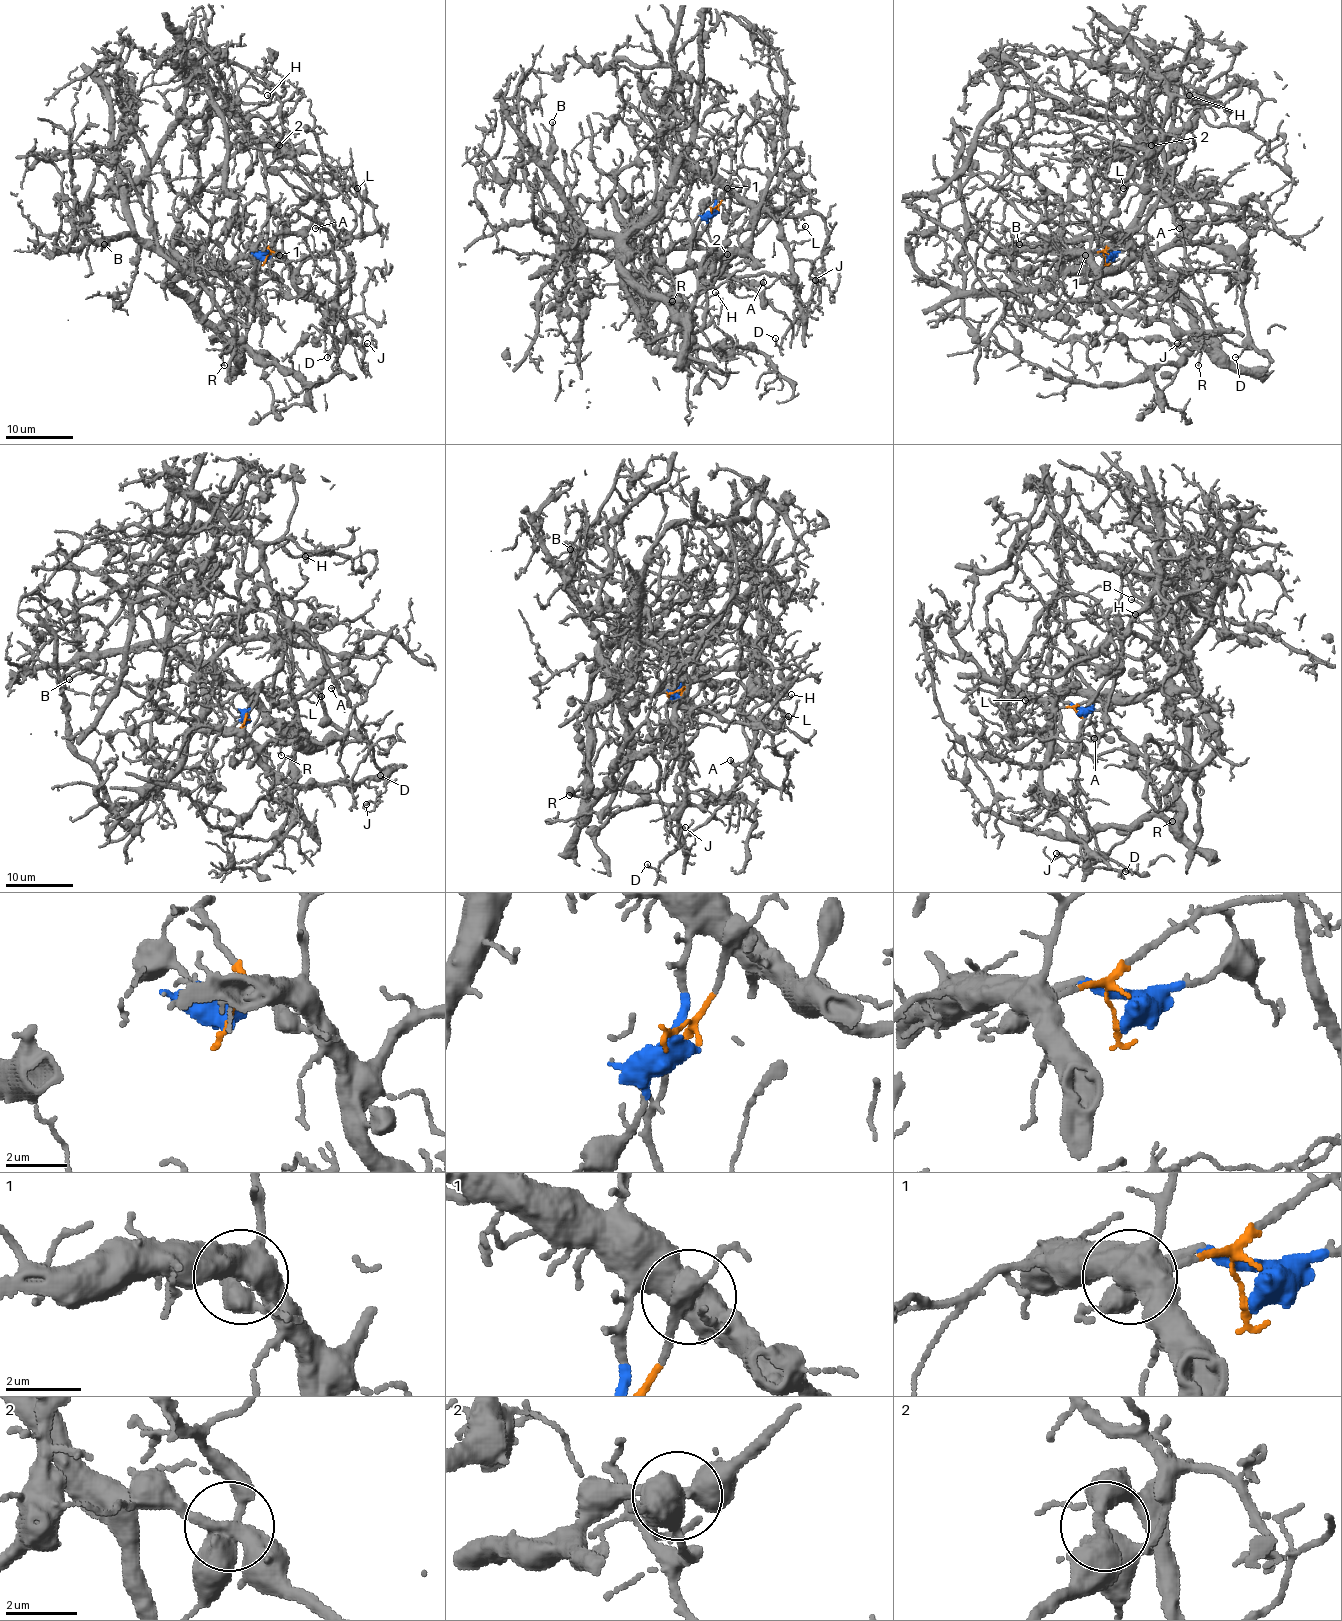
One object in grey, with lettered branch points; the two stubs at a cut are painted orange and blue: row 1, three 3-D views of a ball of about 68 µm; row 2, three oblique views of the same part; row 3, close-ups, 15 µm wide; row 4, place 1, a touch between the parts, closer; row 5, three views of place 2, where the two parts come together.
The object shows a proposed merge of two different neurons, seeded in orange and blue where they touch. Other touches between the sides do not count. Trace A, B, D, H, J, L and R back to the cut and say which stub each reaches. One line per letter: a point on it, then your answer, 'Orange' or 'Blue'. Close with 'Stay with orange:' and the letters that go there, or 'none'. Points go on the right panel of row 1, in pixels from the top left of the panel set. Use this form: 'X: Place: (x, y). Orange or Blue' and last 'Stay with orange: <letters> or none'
A: Place: (1179, 228). Orange
B: Place: (1019, 244). Blue
D: Place: (1235, 357). Orange
H: Place: (1189, 95). Orange
J: Place: (1177, 343). Blue
L: Place: (1123, 188). Orange
R: Place: (1198, 365). Blue
Stay with orange: A, D, H, L

